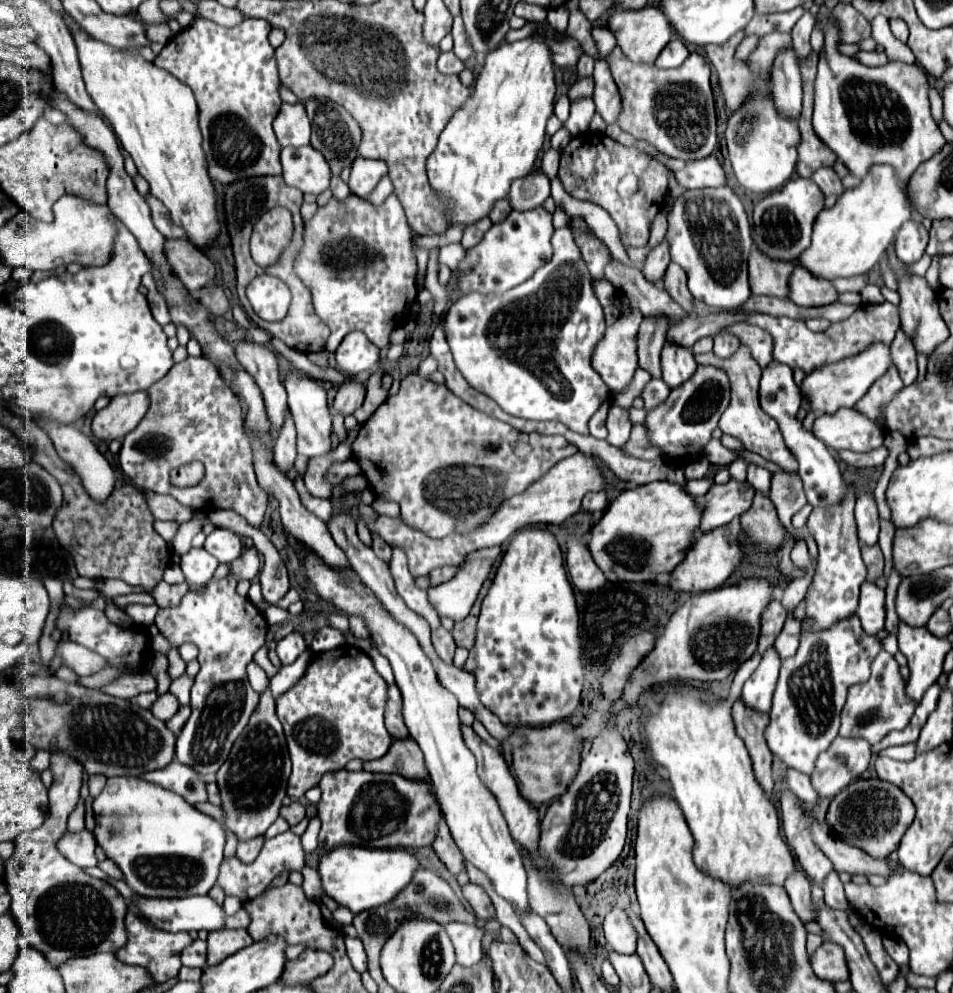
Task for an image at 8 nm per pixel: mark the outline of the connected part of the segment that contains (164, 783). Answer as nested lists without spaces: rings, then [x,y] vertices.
[[[171,761],[167,767],[157,771],[149,771],[143,775],[143,779],[181,795],[191,805],[195,805],[197,801],[207,801],[205,783],[193,769],[187,769],[187,765],[179,761]]]

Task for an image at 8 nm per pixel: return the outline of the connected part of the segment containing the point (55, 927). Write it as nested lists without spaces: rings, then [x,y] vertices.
[[[51,755],[49,769],[55,777],[49,787],[47,821],[39,829],[25,831],[15,839],[15,853],[5,861],[3,881],[11,895],[11,913],[19,923],[21,935],[57,967],[69,959],[105,951],[115,953],[125,947],[127,905],[113,885],[89,877],[57,849],[59,839],[67,833],[67,817],[79,803],[83,769],[73,761],[63,761],[63,757],[55,755]]]

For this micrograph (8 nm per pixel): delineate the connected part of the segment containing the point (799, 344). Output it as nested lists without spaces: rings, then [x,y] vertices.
[[[691,299],[691,309],[693,315],[697,317],[705,317],[705,315],[715,315],[715,313],[731,313],[731,315],[745,315],[745,321],[749,325],[757,325],[761,329],[765,329],[771,337],[773,337],[773,361],[777,363],[785,363],[791,369],[803,369],[805,375],[809,375],[811,371],[829,365],[829,363],[837,363],[841,359],[847,359],[855,353],[861,353],[869,343],[873,341],[893,341],[895,333],[901,327],[901,317],[899,317],[899,307],[893,303],[881,303],[881,305],[863,305],[861,309],[857,309],[849,319],[831,323],[825,331],[815,333],[811,331],[805,321],[795,321],[789,317],[773,317],[773,315],[765,315],[765,313],[755,313],[755,311],[747,311],[745,307],[735,307],[735,309],[723,309],[723,307],[709,307],[703,301]]]

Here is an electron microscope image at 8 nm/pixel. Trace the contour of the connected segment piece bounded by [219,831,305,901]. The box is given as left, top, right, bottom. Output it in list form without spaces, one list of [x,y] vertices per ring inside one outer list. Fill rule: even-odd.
[[[285,831],[273,839],[267,839],[259,857],[251,865],[243,865],[241,861],[237,861],[237,857],[225,859],[221,865],[221,873],[219,873],[219,885],[225,889],[227,895],[235,895],[241,901],[251,901],[253,897],[261,895],[279,873],[299,871],[303,865],[305,865],[305,853],[301,849],[299,837],[293,835],[291,831]]]

